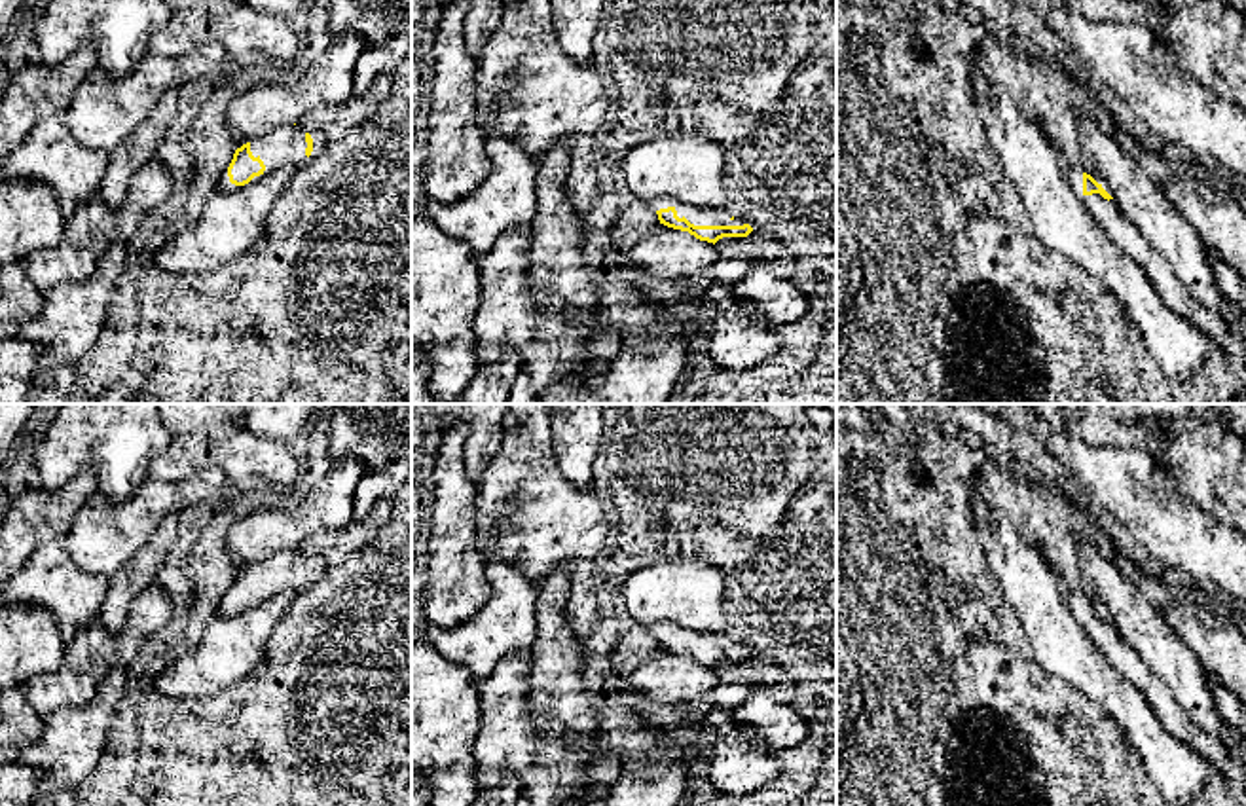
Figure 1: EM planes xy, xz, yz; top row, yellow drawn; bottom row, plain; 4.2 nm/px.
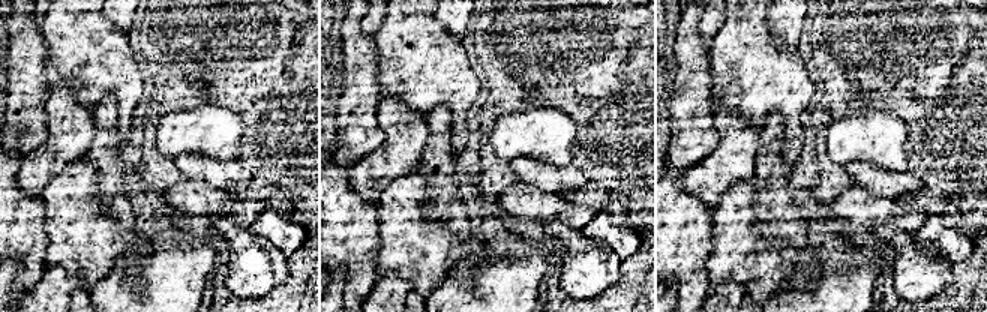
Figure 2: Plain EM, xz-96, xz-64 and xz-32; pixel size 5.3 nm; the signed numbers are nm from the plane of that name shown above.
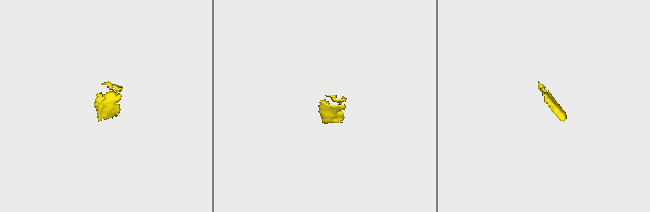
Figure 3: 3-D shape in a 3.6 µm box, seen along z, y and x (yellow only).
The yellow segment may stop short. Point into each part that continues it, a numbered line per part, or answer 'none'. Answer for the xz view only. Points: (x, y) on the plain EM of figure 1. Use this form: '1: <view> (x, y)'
1: xz (695, 640)

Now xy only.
1: xy (285, 571)

